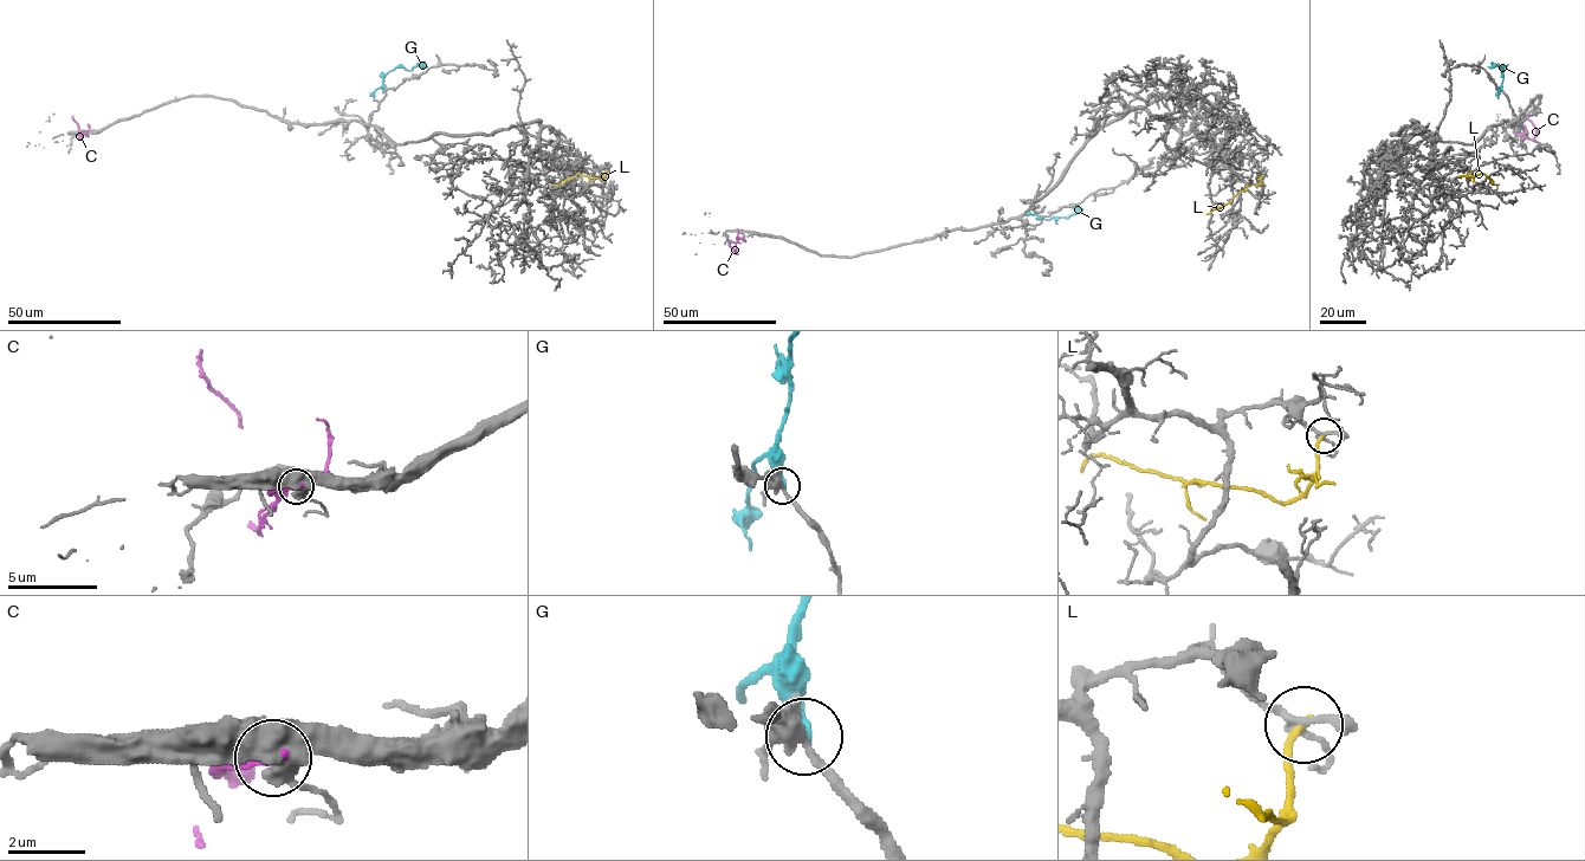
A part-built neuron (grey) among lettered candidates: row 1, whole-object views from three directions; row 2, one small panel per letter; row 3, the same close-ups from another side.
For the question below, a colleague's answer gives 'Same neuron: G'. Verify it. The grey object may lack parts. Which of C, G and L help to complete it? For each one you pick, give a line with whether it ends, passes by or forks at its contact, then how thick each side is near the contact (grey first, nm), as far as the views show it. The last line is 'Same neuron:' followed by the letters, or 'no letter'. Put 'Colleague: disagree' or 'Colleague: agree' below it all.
G: It ends there. Thickness 440 nm (grey) against 280 nm
Same neuron: G
Colleague: agree

